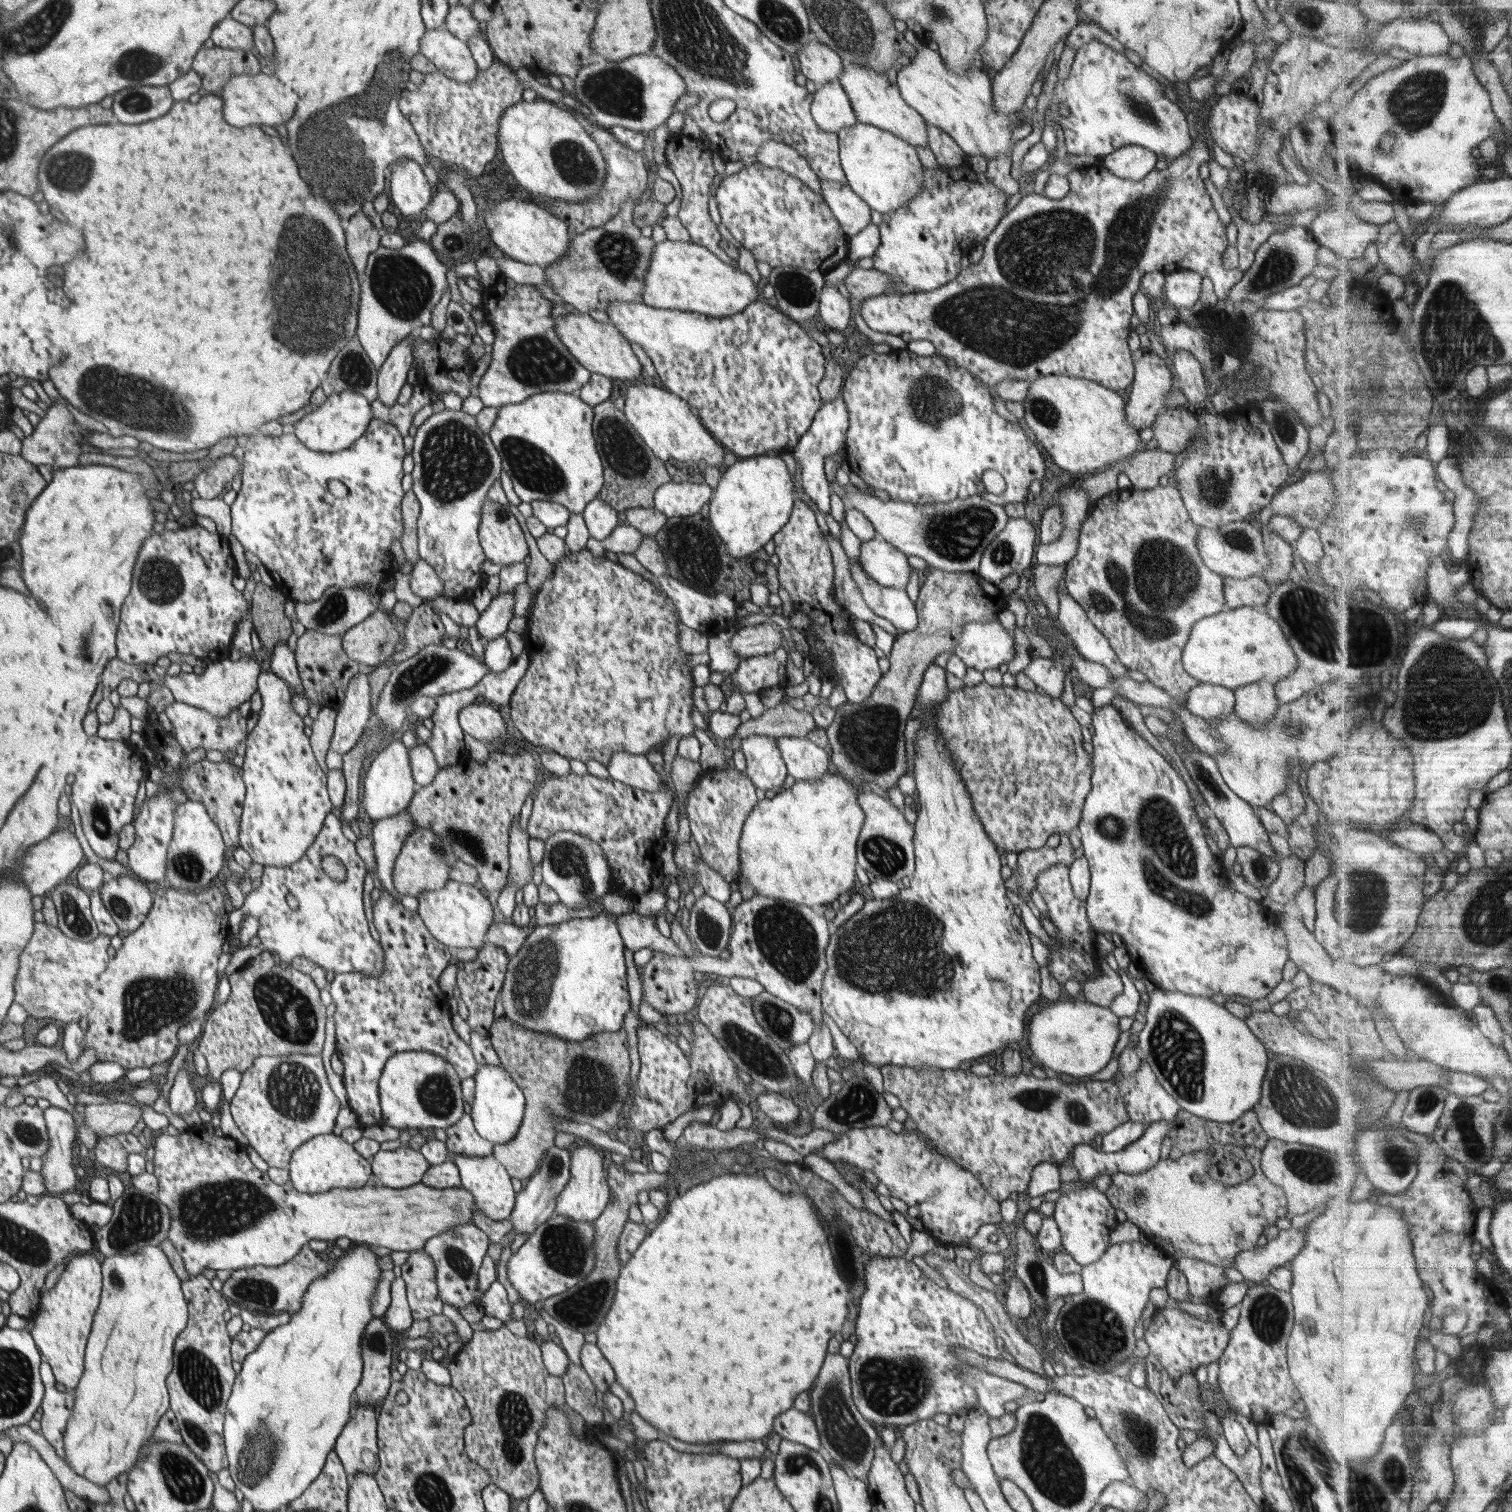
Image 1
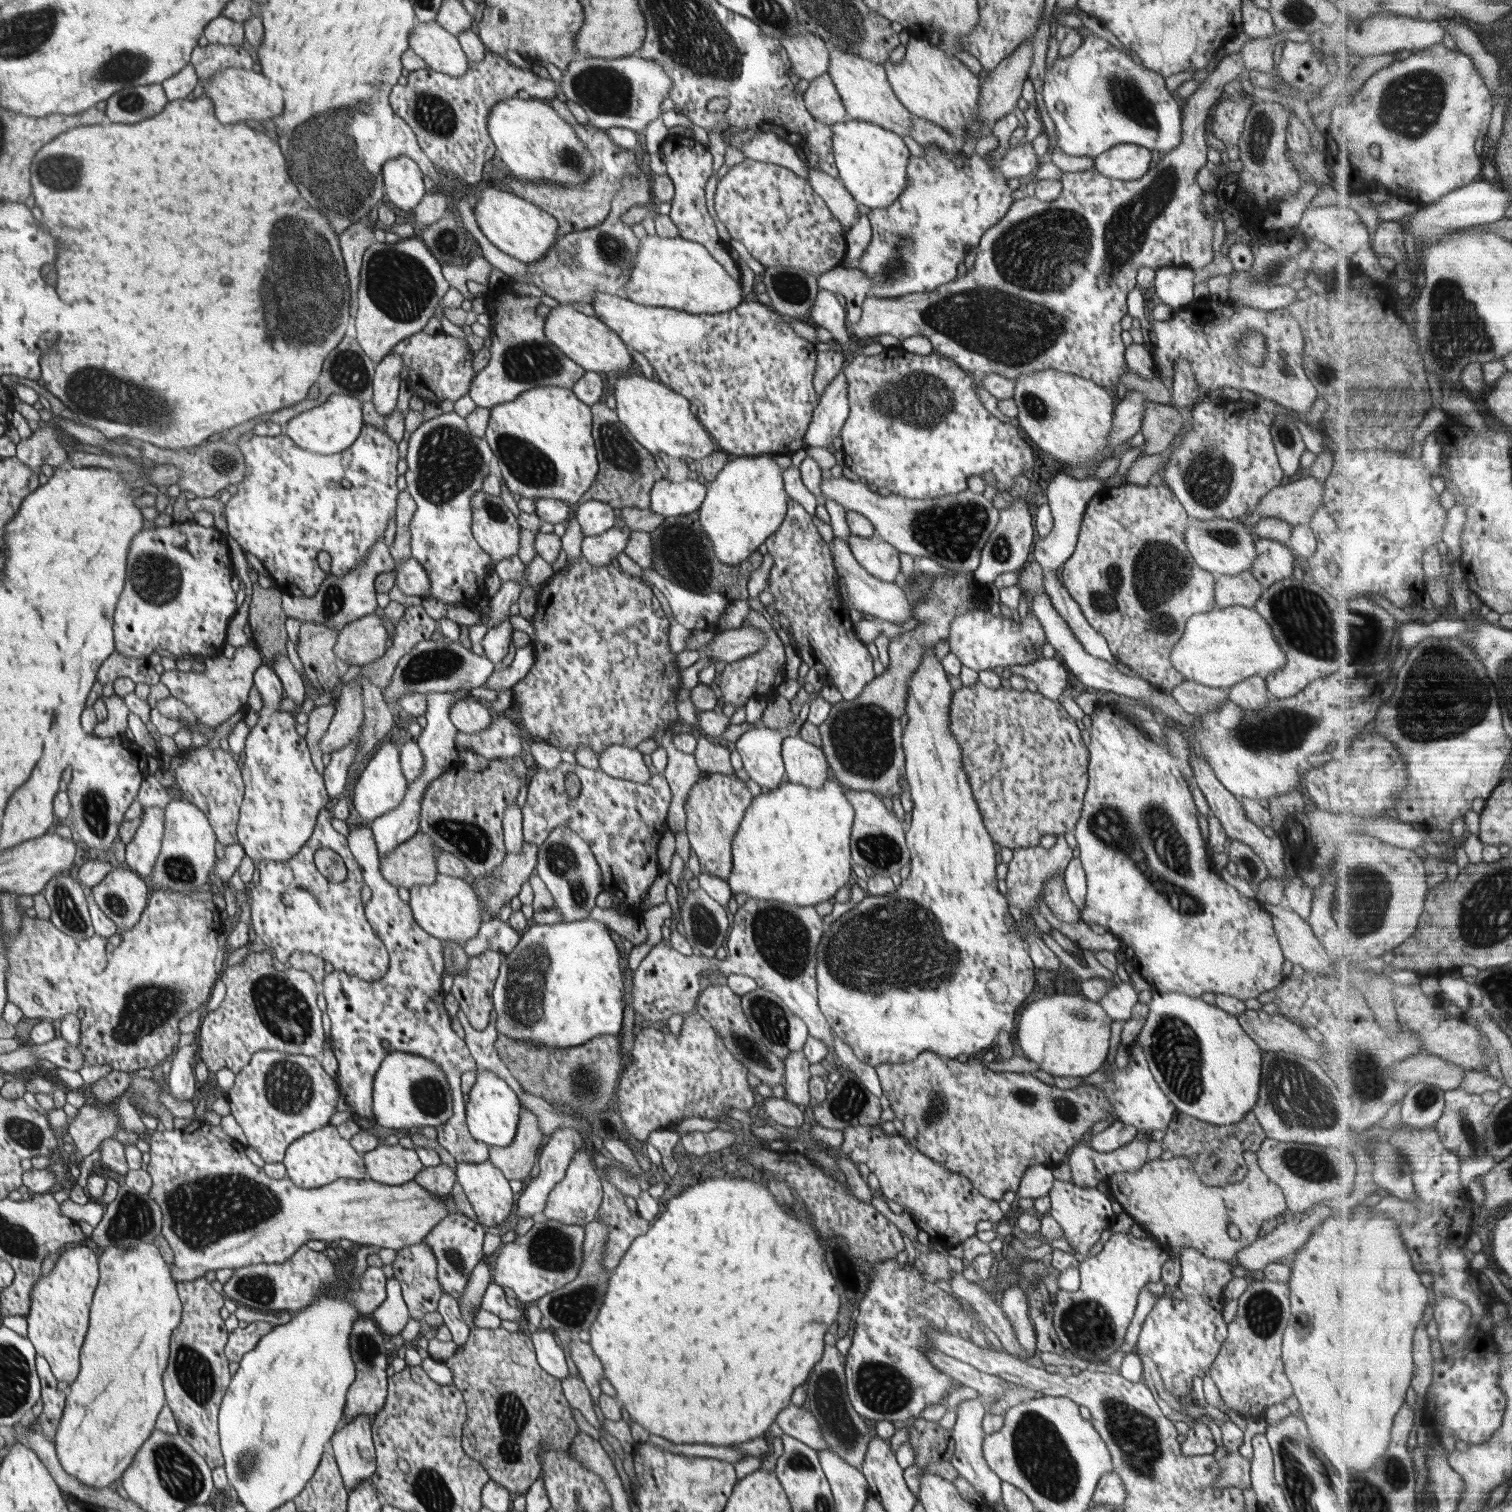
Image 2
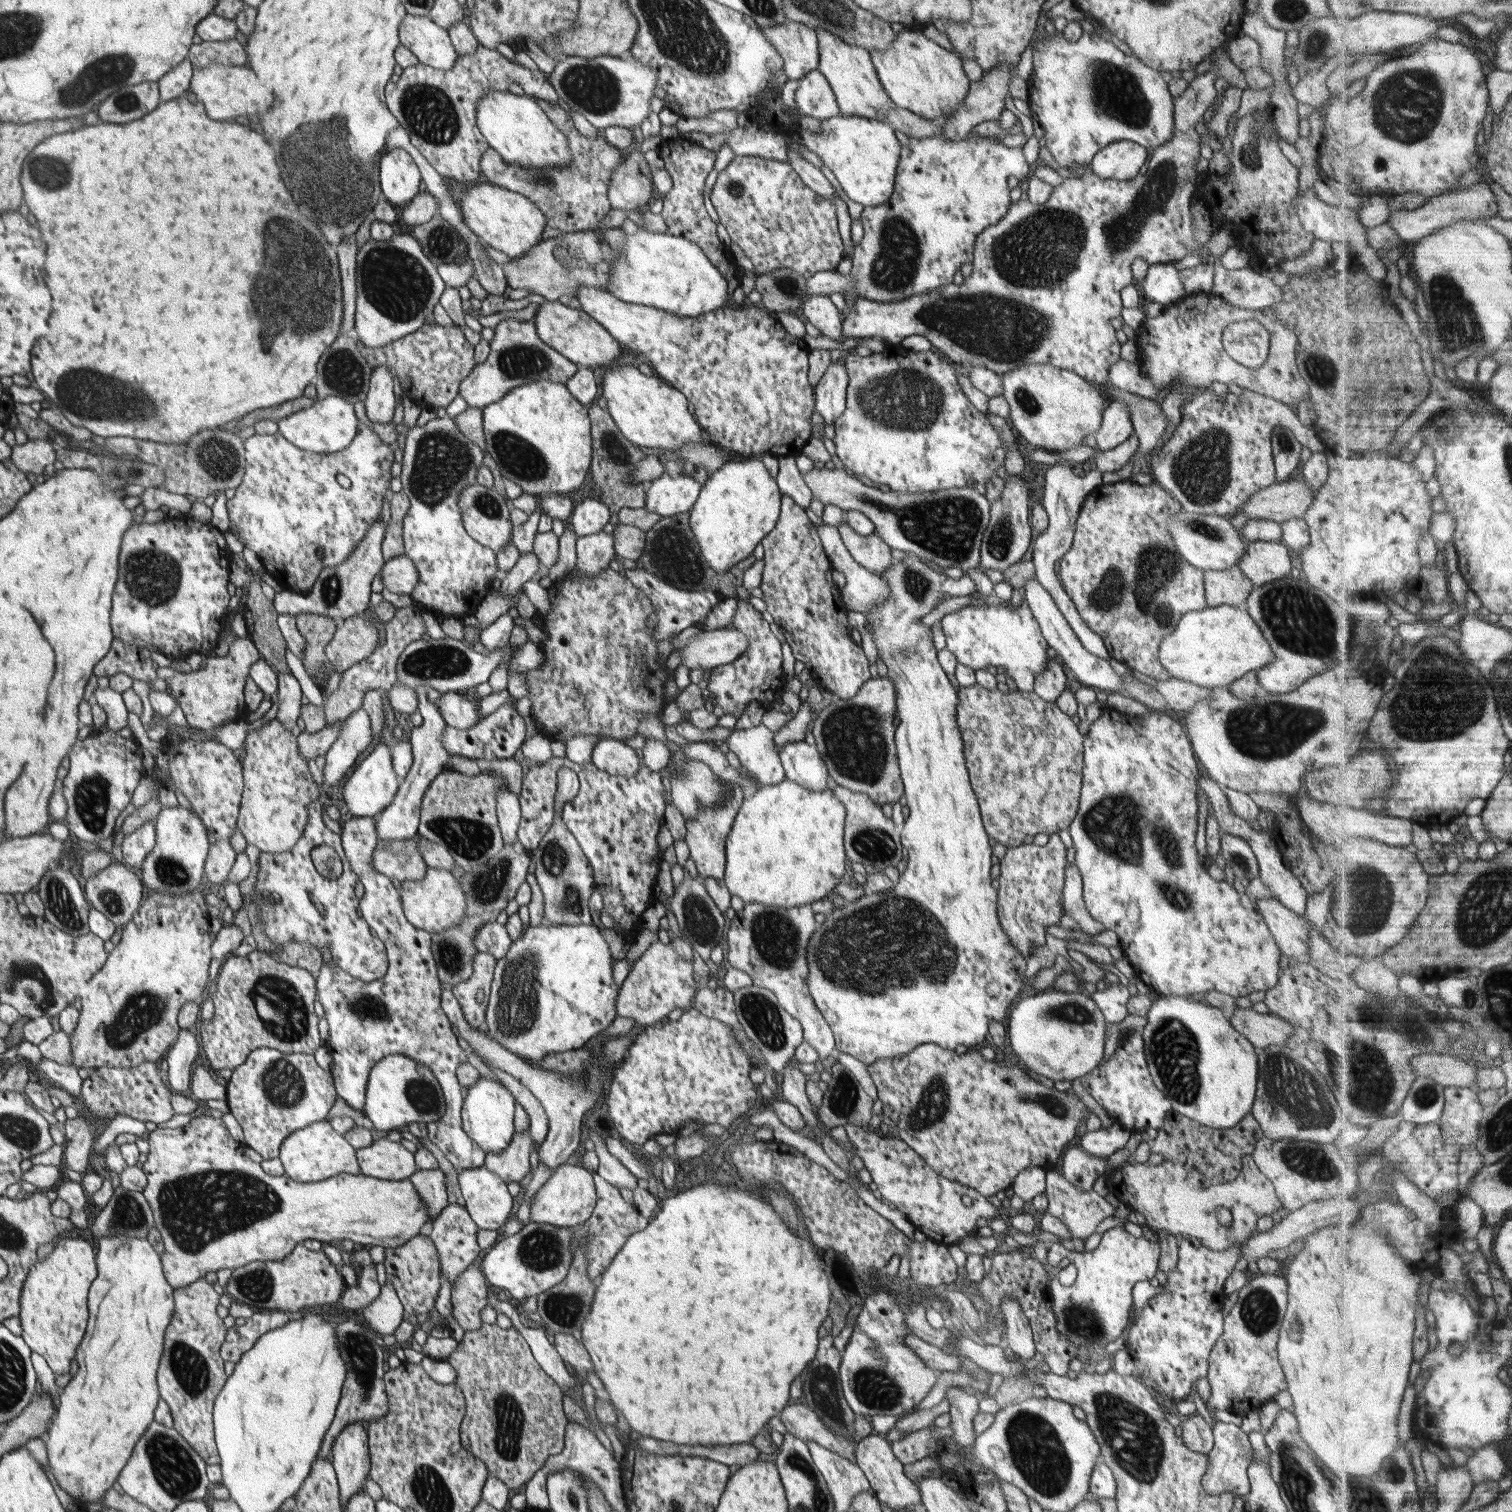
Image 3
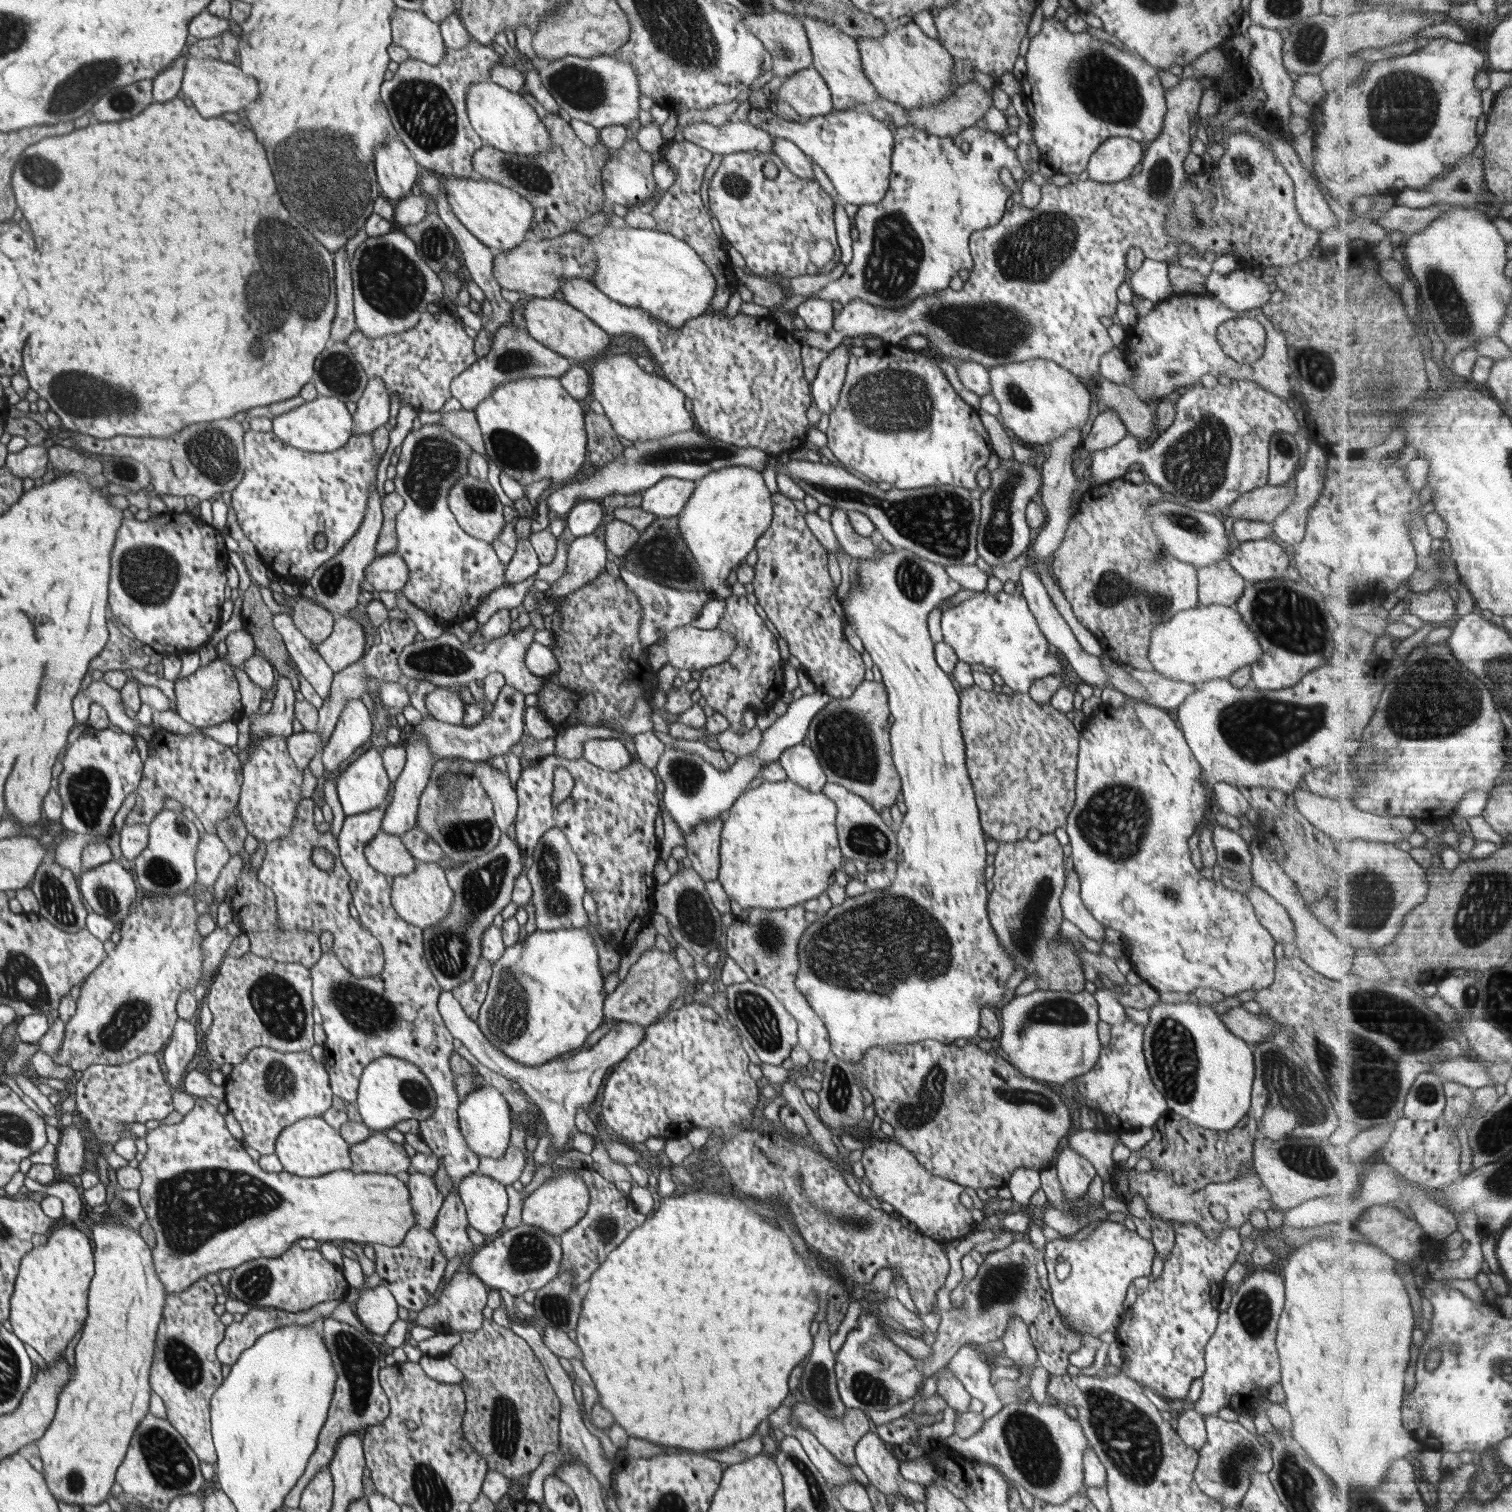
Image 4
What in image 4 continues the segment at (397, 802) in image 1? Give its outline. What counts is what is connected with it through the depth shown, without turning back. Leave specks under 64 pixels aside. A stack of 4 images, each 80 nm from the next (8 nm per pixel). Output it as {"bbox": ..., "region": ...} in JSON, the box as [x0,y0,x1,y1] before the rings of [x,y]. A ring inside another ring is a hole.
{"bbox":[336,742,391,816],"region":[[[376,742],[366,753],[360,755],[356,761],[350,763],[348,768],[338,776],[336,790],[340,804],[342,804],[342,810],[344,810],[346,816],[369,812],[384,804],[384,799],[388,796],[391,781],[388,778],[388,773],[384,770],[382,760],[383,749],[383,743]]]}

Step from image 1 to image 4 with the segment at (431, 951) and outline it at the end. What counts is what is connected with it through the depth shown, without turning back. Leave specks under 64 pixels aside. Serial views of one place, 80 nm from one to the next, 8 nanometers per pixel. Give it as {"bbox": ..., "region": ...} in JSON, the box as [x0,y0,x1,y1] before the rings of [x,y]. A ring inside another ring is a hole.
{"bbox":[311,783,480,1263],"region":[[[394,783],[390,784],[388,796],[380,807],[358,815],[346,816],[342,831],[338,834],[339,859],[352,876],[352,908],[357,920],[375,936],[383,951],[386,963],[383,971],[370,977],[354,978],[346,970],[333,949],[322,954],[322,958],[311,968],[312,984],[315,984],[315,1003],[323,1018],[327,1034],[324,1043],[324,1058],[336,1096],[357,1104],[360,1077],[372,1061],[384,1056],[396,1056],[415,1064],[431,1081],[435,1089],[437,1107],[428,1120],[420,1120],[420,1137],[432,1149],[440,1164],[446,1166],[448,1176],[455,1188],[445,1196],[438,1220],[432,1228],[447,1261],[462,1257],[464,1263],[478,1246],[468,1237],[466,1228],[470,1225],[467,1209],[457,1192],[459,1182],[479,1167],[480,1157],[473,1153],[459,1127],[461,1098],[456,1090],[455,1074],[451,1068],[454,1052],[453,1033],[442,1020],[439,1011],[440,984],[426,959],[423,928],[408,924],[396,913],[391,899],[391,885],[384,873],[378,872],[367,860],[367,845],[382,830],[388,803],[394,794]]]}

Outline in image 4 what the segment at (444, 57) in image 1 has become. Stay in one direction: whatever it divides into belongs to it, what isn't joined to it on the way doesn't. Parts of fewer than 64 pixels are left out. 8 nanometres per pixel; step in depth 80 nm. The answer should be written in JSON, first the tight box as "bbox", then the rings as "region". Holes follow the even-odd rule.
{"bbox":[391,8,447,64],"region":[[[398,8],[391,16],[394,43],[404,47],[410,56],[426,64],[440,64],[447,55],[447,45],[440,25],[422,11]]]}

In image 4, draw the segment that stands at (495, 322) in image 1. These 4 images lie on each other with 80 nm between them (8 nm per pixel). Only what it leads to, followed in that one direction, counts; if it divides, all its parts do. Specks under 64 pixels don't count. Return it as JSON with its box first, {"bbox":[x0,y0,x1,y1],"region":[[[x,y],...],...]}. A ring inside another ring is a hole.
{"bbox":[451,325,574,411],"region":[[[515,325],[500,326],[495,332],[491,350],[486,357],[480,358],[477,364],[458,375],[451,384],[451,393],[462,404],[462,409],[475,411],[483,400],[486,400],[493,391],[501,384],[518,380],[519,378],[530,378],[531,376],[541,376],[542,378],[564,376],[570,368],[574,366],[570,359],[559,356],[556,352],[546,348],[540,342],[533,340],[524,328],[517,328]]]}

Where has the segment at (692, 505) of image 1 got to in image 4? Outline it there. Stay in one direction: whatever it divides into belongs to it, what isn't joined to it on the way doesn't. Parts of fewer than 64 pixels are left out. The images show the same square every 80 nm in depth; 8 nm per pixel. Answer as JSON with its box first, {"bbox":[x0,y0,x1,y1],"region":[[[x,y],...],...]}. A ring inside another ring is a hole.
{"bbox":[641,477,696,517],"region":[[[664,477],[642,492],[641,506],[646,512],[657,517],[678,516],[696,488],[695,481]]]}

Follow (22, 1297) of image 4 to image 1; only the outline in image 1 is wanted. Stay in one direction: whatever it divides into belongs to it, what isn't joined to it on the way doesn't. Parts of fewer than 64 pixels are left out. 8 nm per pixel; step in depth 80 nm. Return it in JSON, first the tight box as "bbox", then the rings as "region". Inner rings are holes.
{"bbox":[29,1254,103,1392],"region":[[[74,1254],[66,1263],[54,1289],[40,1292],[40,1312],[29,1318],[32,1321],[30,1332],[44,1360],[51,1365],[56,1383],[64,1385],[69,1392],[78,1387],[85,1371],[88,1334],[91,1334],[92,1321],[95,1320],[103,1293],[102,1274],[100,1262],[92,1254]]]}

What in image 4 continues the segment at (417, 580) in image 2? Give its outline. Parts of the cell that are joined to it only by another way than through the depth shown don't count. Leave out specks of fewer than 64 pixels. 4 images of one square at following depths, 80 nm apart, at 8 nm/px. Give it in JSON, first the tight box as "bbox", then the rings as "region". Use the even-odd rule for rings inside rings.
{"bbox":[367,552,408,592],"region":[[[389,552],[384,556],[378,556],[368,565],[367,581],[374,586],[374,590],[380,592],[402,591],[408,582],[408,566],[400,553]]]}

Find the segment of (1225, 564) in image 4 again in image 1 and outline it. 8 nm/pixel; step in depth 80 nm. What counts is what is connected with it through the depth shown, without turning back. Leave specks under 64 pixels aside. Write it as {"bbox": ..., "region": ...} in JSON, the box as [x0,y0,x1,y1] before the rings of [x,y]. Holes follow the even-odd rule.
{"bbox":[1224,576,1273,608],"region":[[[1252,576],[1244,580],[1224,578],[1224,598],[1226,608],[1260,607],[1267,604],[1273,586],[1262,577]]]}

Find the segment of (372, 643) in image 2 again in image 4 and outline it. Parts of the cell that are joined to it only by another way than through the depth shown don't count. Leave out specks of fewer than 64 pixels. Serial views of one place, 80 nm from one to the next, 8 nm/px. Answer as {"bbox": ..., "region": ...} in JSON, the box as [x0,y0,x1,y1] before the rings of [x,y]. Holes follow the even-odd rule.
{"bbox":[316,616,366,673],"region":[[[335,616],[331,635],[316,650],[334,673],[343,671],[364,654],[366,632],[354,618]]]}

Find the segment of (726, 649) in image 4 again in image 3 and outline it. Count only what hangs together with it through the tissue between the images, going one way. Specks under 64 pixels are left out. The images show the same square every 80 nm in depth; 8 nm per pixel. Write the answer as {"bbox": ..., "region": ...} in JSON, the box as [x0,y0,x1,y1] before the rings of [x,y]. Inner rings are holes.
{"bbox":[674,628,749,669],"region":[[[720,628],[690,637],[684,649],[674,649],[682,655],[682,665],[689,669],[711,669],[734,662],[749,647],[748,637],[739,630]]]}

